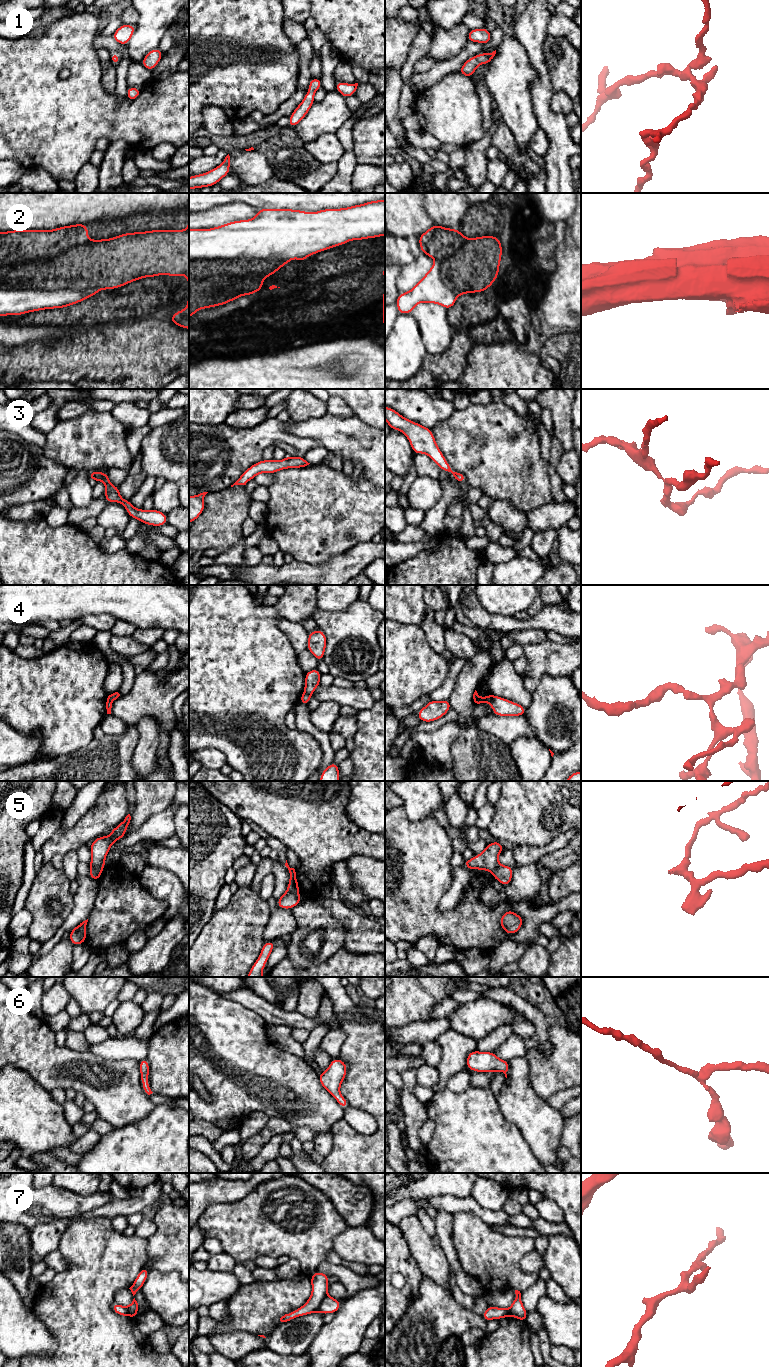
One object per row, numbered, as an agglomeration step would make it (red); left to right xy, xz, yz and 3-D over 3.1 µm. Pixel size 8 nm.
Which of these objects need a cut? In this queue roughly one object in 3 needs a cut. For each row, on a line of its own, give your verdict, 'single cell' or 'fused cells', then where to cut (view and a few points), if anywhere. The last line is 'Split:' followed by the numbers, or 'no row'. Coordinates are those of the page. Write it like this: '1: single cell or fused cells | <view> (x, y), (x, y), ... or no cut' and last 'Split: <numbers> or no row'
1: single cell | no cut
2: fused cells | xy (0, 268), (2, 279), (12, 286), (99, 289)
3: fused cells | yz (455, 472), (453, 475)
4: fused cells | yz (494, 696), (490, 703)
5: fused cells | xz (287, 890), (298, 893)
6: single cell | no cut
7: single cell | no cut
Split: 2, 3, 4, 5

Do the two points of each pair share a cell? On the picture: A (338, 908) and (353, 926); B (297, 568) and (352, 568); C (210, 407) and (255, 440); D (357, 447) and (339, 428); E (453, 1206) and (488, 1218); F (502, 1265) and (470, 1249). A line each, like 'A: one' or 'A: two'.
A: one
B: one
C: two
D: one
E: one
F: one

